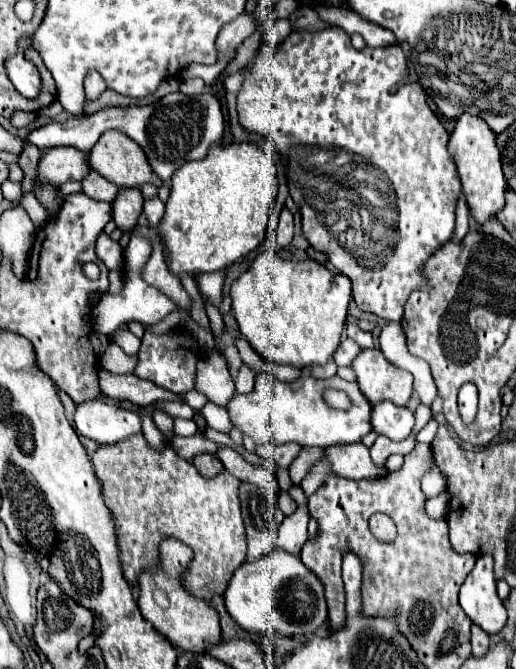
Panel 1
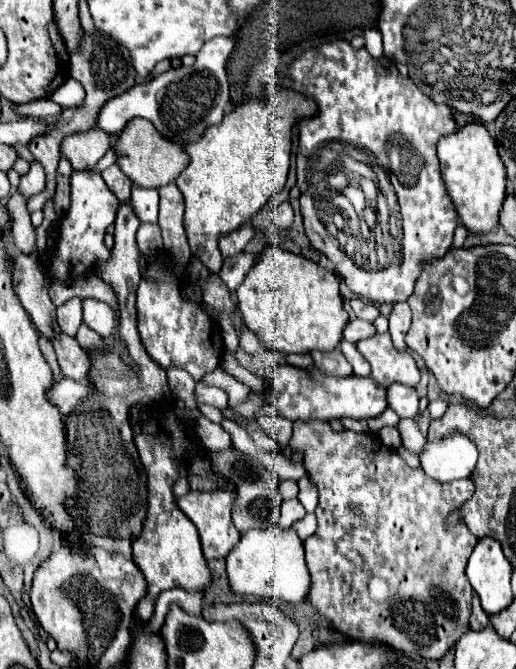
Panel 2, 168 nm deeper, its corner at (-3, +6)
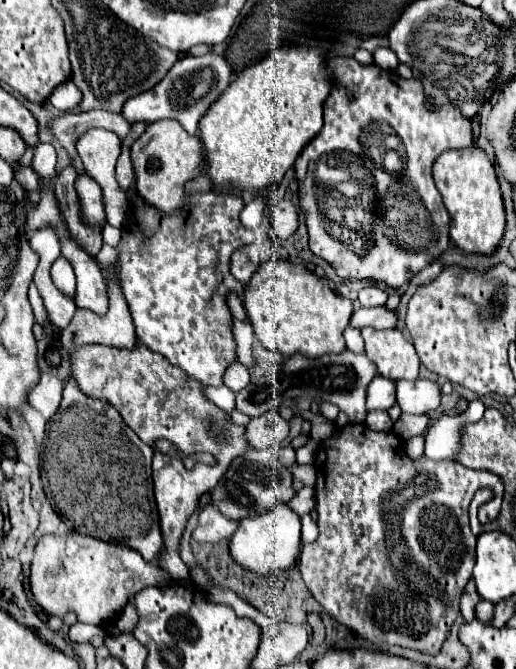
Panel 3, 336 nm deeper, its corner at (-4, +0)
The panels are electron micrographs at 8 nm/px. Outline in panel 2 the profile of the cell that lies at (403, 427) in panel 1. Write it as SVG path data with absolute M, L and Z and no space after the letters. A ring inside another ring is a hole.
M391 384L387 388L387 404L399 418L413 418L419 412L417 392L403 384Z

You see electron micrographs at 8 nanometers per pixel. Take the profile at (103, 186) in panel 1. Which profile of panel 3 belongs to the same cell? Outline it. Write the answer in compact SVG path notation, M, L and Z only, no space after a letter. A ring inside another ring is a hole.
M124 148L120 158L118 158L118 166L116 166L116 178L120 182L120 188L126 190L134 180L136 180L136 174L134 174L134 166L132 166L132 160L130 160L130 148Z

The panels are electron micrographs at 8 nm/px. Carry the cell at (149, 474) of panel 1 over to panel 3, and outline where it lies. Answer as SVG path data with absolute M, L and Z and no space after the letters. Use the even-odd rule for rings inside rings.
M208 504L200 510L198 526L194 528L194 538L200 544L220 542L224 538L232 538L236 526L238 526L238 522L222 516L222 512L214 504Z

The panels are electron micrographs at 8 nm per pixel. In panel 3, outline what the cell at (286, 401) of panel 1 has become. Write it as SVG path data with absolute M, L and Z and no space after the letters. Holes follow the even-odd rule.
M376 376L368 386L368 410L388 410L396 402L396 382Z

